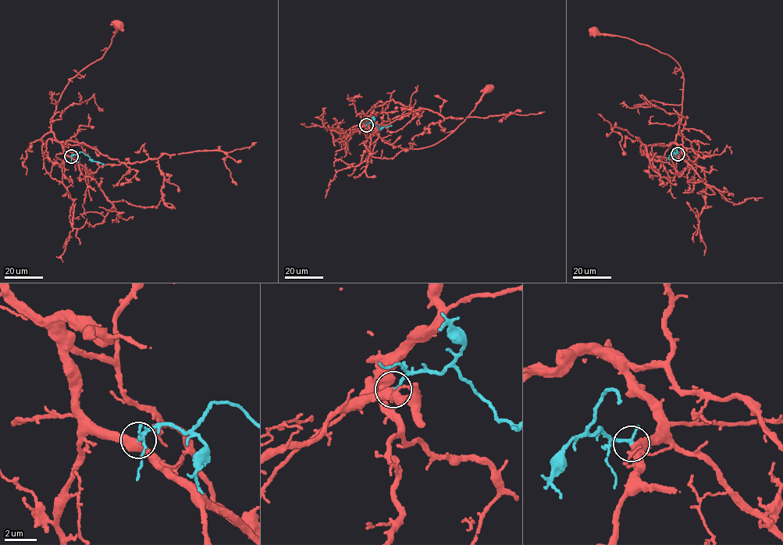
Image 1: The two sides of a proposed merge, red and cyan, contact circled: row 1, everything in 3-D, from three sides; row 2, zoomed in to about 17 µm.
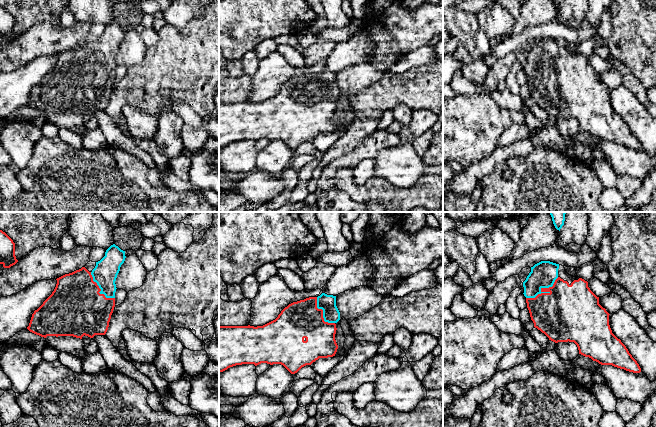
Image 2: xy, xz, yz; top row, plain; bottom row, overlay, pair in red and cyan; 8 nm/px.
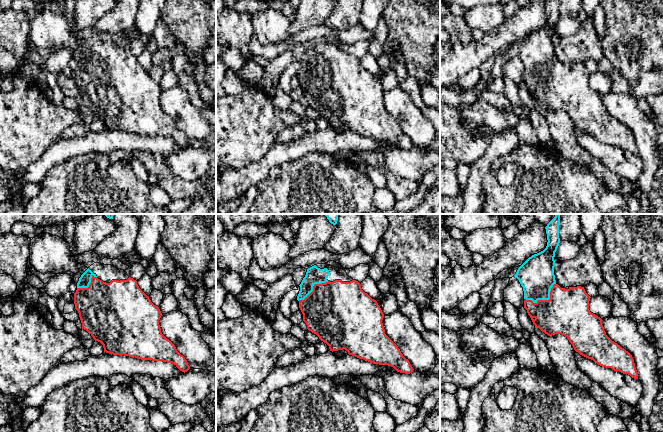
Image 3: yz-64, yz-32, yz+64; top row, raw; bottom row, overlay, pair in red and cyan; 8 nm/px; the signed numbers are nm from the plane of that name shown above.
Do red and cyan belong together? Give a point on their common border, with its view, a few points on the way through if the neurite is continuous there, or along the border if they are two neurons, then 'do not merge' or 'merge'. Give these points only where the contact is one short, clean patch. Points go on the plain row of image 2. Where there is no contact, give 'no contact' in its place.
meets red in yz at (541, 65); runs through yz (561, 89), (541, 65), (543, 50); merge

